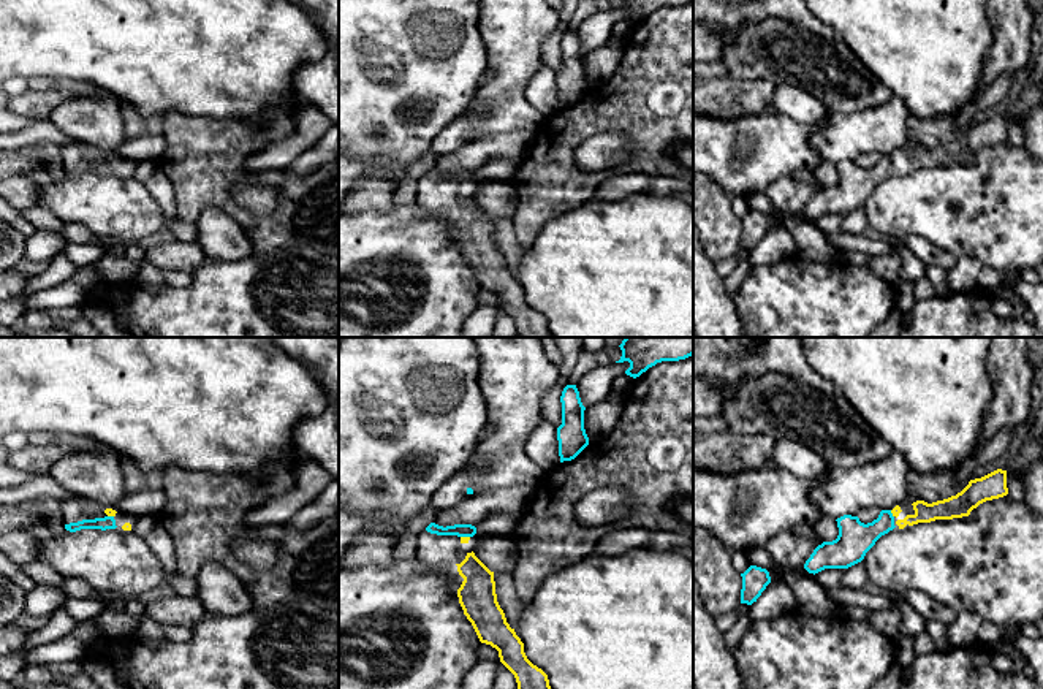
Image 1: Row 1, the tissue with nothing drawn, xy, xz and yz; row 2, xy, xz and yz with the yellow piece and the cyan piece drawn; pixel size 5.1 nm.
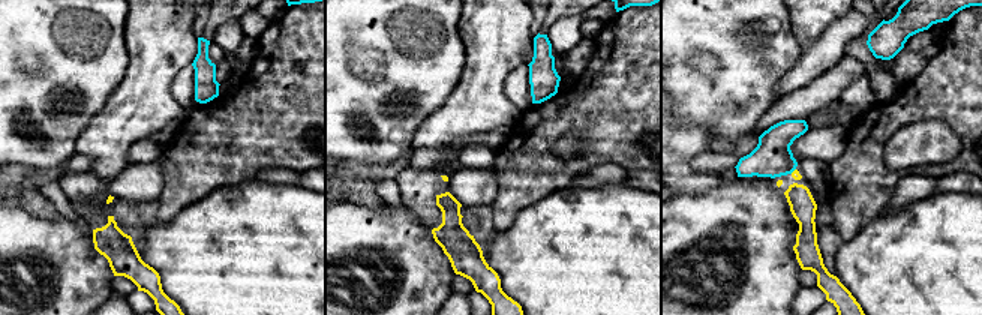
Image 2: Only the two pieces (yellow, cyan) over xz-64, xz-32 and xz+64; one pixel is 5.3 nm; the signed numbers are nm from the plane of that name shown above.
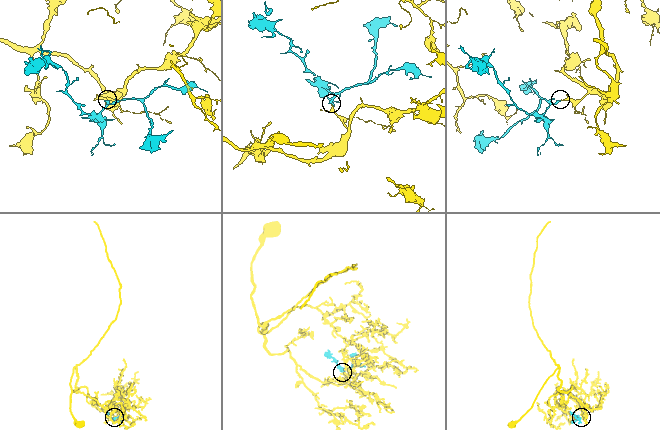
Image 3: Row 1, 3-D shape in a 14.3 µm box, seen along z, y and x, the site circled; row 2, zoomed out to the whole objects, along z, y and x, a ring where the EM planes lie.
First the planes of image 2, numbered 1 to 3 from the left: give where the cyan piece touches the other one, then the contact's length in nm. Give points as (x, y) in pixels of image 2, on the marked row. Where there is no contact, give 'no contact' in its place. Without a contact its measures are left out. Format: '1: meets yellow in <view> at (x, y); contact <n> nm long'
1: no contact
2: no contact
3: meets yellow in xz+64 at (793, 171); contact 40 nm long

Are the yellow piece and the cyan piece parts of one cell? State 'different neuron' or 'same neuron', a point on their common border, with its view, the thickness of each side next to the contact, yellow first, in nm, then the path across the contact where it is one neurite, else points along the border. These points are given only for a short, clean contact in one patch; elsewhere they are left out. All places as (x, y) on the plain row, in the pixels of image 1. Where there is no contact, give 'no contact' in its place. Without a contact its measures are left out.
same neuron; meets yellow in xz at (466, 182); 30 nm thick on the yellow side, 60 nm on the other; runs through xz (462, 184), (466, 182), (458, 175)

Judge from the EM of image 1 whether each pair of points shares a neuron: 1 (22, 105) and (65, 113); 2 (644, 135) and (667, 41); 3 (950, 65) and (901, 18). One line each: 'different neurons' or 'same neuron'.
1: different neurons
2: same neuron
3: same neuron

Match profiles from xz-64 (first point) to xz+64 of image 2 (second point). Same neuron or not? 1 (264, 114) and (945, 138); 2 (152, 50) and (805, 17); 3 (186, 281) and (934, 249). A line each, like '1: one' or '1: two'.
1: two
2: one
3: one

